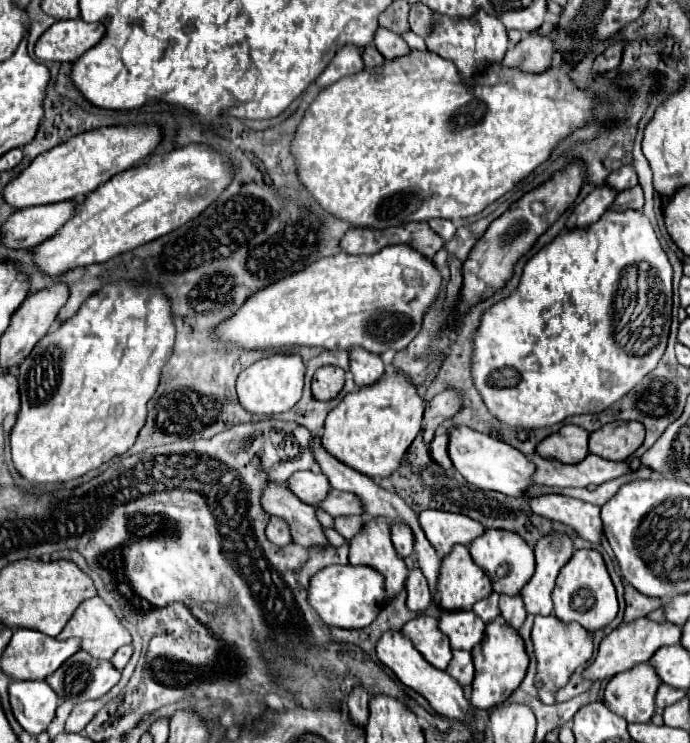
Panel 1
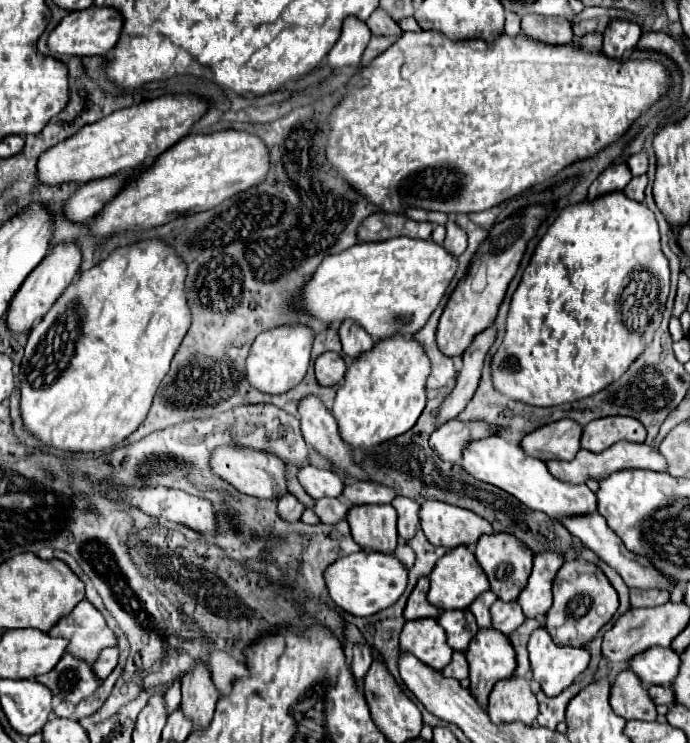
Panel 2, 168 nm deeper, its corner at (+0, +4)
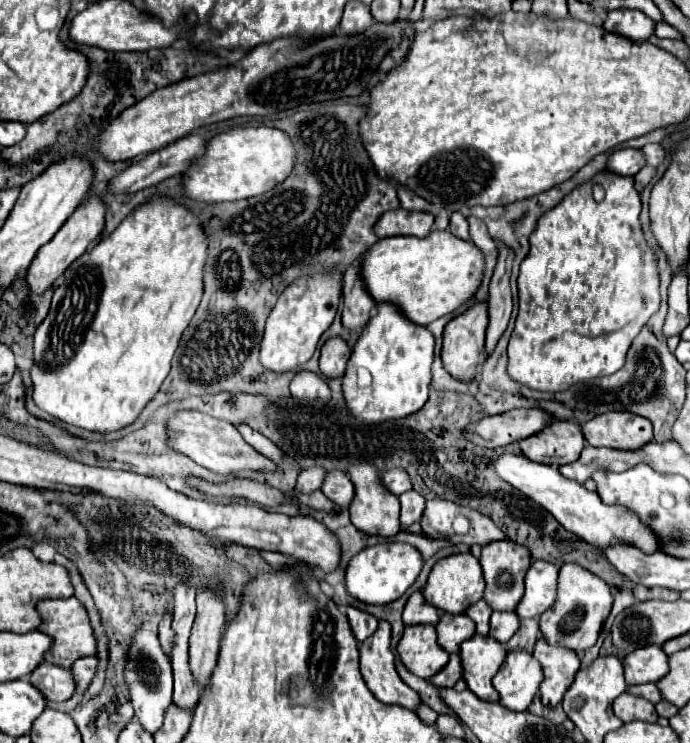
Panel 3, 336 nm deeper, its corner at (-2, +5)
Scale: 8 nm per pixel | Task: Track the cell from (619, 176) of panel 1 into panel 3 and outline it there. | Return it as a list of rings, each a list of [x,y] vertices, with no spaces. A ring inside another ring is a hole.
[[[646,144],[642,150],[644,150],[646,158],[648,158],[648,164],[654,166],[654,168],[664,160],[664,148],[660,144]]]

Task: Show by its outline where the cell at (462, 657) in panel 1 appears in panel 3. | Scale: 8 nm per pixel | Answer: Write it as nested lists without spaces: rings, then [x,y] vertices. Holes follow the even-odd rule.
[[[450,654],[450,662],[430,678],[430,684],[436,688],[452,688],[462,678],[462,664],[458,654]]]

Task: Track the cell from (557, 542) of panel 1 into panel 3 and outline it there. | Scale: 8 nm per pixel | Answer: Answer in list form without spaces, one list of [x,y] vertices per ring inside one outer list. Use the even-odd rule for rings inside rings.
[[[532,562],[526,572],[526,592],[516,608],[516,614],[520,618],[540,618],[540,614],[556,600],[556,578],[558,568],[552,562]]]

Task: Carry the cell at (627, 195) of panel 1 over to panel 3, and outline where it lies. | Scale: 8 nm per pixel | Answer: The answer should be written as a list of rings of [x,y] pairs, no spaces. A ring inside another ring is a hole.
[[[644,166],[644,168],[634,176],[634,180],[636,180],[636,190],[638,190],[638,192],[642,192],[642,188],[654,178],[654,172],[656,172],[656,170],[654,170],[652,166]]]

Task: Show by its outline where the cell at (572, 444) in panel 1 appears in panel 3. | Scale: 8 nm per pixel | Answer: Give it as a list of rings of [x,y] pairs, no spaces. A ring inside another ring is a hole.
[[[556,420],[546,426],[542,432],[520,440],[520,448],[526,458],[538,464],[562,466],[578,460],[584,448],[582,426],[572,420]]]

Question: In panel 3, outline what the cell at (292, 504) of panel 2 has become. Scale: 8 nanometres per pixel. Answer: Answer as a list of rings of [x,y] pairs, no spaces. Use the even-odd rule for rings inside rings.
[[[306,468],[300,472],[298,476],[298,482],[296,482],[296,488],[300,492],[312,492],[312,490],[318,490],[322,486],[326,478],[326,470],[324,468]]]

